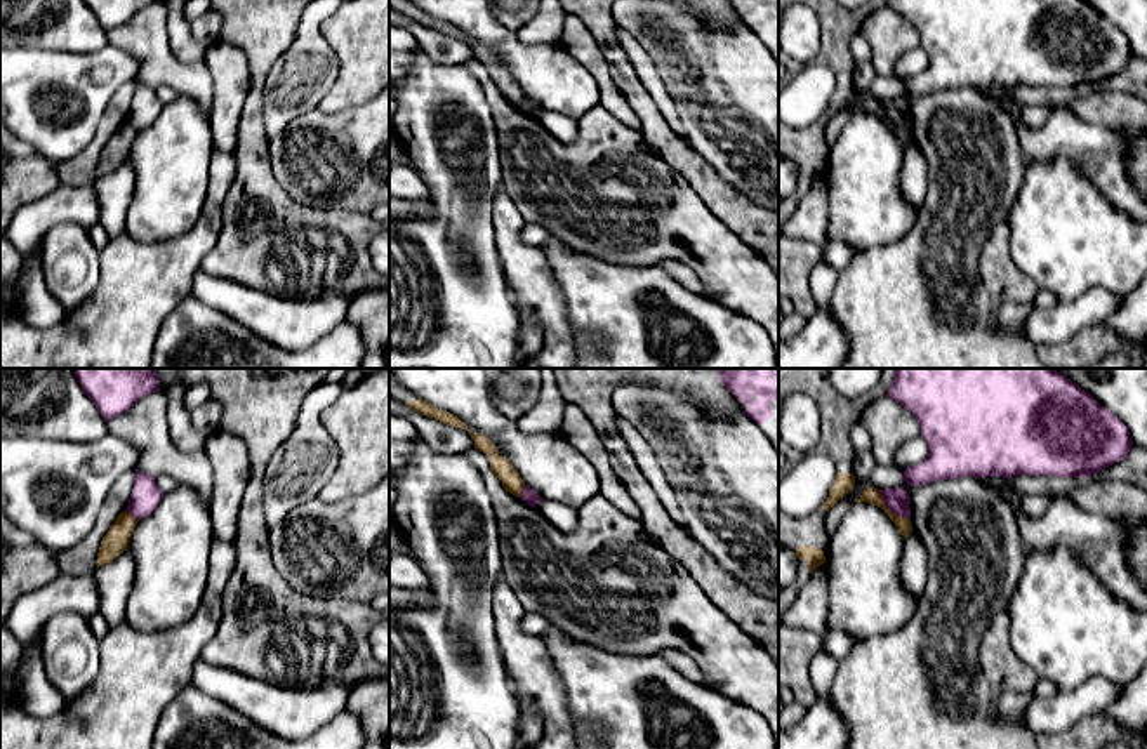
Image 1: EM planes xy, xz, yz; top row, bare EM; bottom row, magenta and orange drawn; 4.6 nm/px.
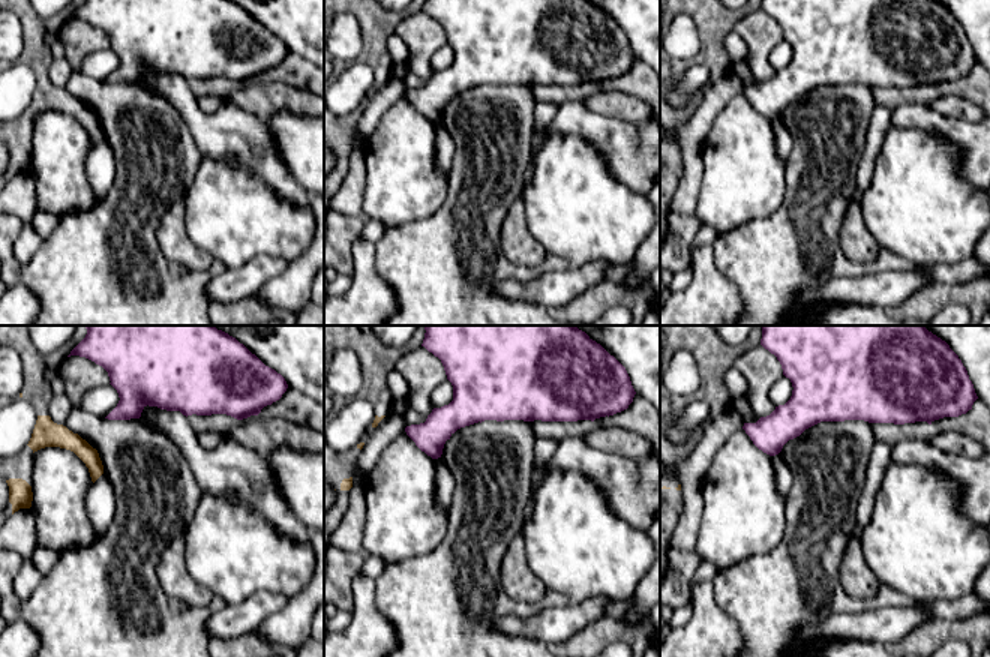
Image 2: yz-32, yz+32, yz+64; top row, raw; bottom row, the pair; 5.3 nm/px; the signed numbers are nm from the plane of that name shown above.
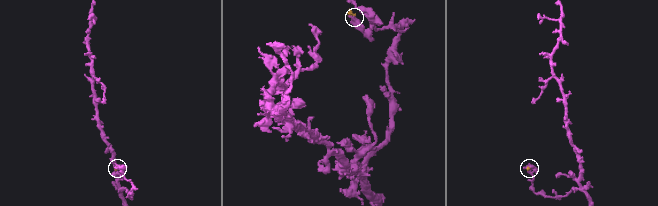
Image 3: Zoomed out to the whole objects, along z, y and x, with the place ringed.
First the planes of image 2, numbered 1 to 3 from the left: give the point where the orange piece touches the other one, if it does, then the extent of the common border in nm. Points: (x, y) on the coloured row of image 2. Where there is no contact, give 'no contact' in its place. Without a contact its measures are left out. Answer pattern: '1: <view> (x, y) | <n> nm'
1: no contact
2: no contact
3: no contact

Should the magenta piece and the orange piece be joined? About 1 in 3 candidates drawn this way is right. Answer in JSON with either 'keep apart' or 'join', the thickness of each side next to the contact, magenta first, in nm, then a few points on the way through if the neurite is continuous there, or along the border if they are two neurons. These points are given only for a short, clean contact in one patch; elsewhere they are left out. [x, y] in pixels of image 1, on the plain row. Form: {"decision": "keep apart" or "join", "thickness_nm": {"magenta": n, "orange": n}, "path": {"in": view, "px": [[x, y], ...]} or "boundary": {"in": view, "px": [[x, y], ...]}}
{"decision": "keep apart", "thickness_nm": {"magenta": 110, "orange": 80}, "boundary": {"in": "yz", "px": [[876, 101], [892, 122], [909, 131]]}}

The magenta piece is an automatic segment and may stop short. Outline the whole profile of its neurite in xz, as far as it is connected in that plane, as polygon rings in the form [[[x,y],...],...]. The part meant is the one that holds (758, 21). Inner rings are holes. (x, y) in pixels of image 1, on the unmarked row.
[[[728,0],[751,28],[770,49],[779,54],[779,0]]]

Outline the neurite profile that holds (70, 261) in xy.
[[[54,226],[42,238],[40,252],[45,285],[66,313],[94,294],[99,283],[99,250],[83,226]]]

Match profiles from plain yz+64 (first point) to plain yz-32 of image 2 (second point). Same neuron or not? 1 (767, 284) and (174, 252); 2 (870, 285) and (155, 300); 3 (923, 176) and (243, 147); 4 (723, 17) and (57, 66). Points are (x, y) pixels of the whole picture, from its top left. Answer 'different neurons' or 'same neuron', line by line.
1: different neurons
2: different neurons
3: different neurons
4: different neurons

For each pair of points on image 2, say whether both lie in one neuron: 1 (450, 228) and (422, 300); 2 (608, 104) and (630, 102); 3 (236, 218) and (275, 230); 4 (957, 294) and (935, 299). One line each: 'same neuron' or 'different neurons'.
1: same neuron
2: same neuron
3: same neuron
4: same neuron

